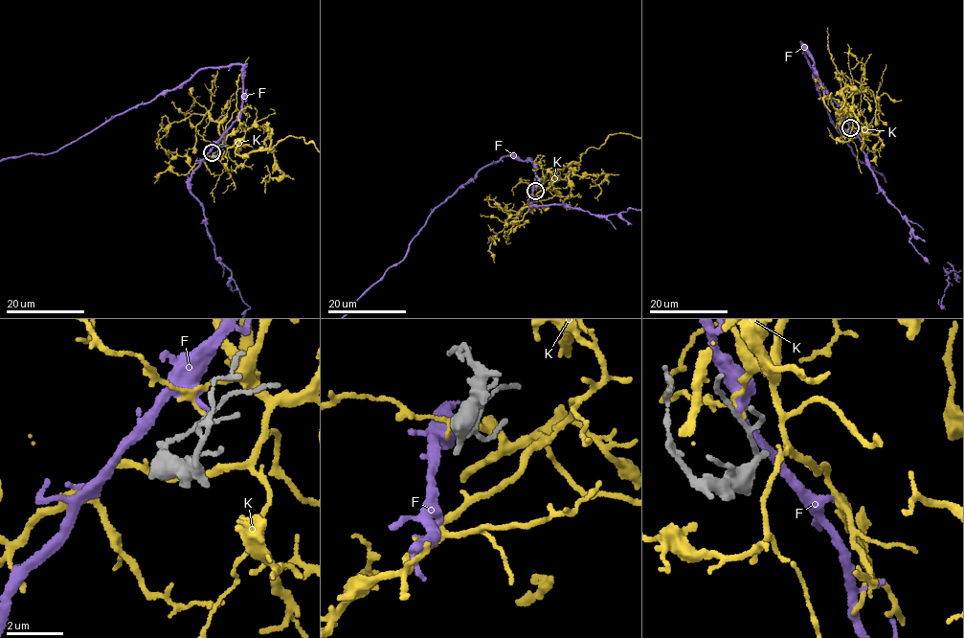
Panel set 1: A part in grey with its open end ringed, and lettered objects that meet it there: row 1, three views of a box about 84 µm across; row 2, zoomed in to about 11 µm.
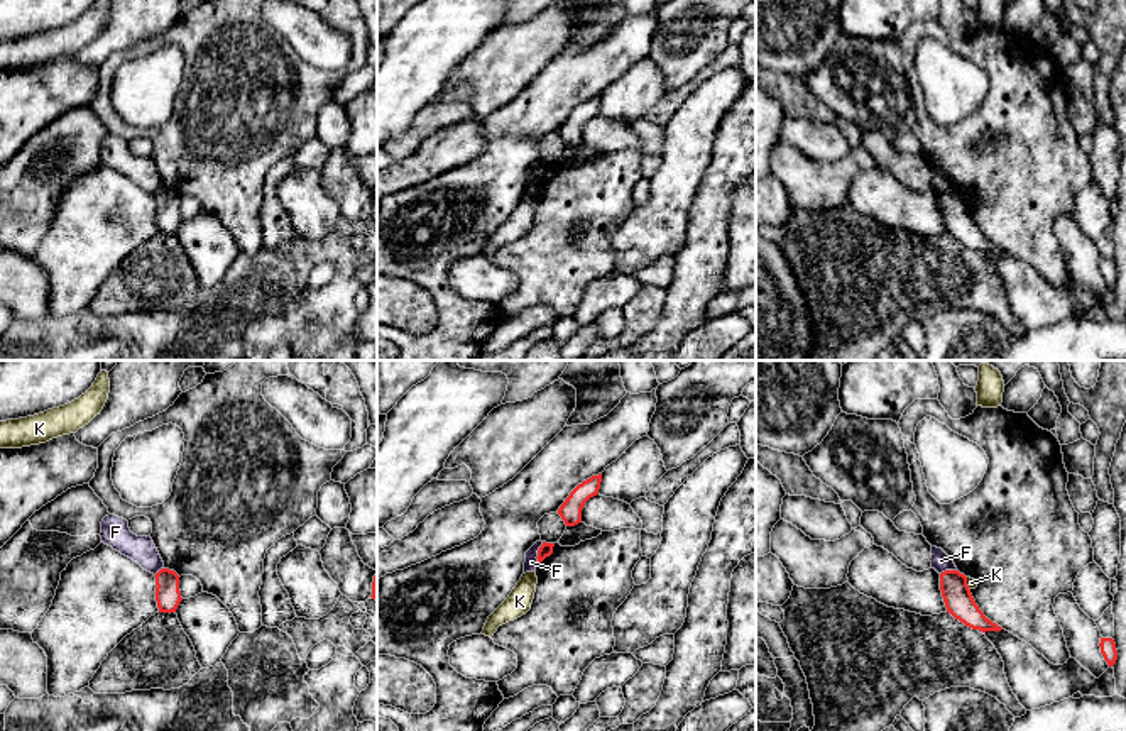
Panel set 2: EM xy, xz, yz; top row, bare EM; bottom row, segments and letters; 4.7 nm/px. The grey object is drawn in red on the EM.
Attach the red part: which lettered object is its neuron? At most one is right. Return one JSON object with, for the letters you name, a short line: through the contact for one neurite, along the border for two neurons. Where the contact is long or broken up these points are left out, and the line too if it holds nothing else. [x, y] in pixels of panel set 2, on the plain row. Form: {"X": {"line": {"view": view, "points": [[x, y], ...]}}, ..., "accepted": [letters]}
{"accepted": []}

